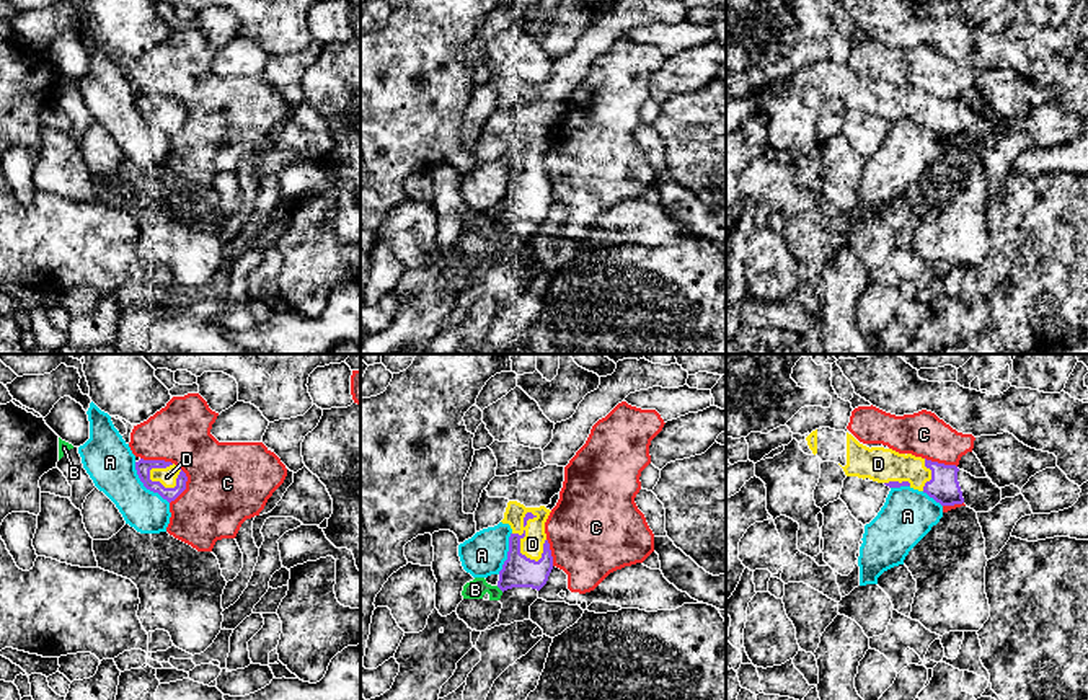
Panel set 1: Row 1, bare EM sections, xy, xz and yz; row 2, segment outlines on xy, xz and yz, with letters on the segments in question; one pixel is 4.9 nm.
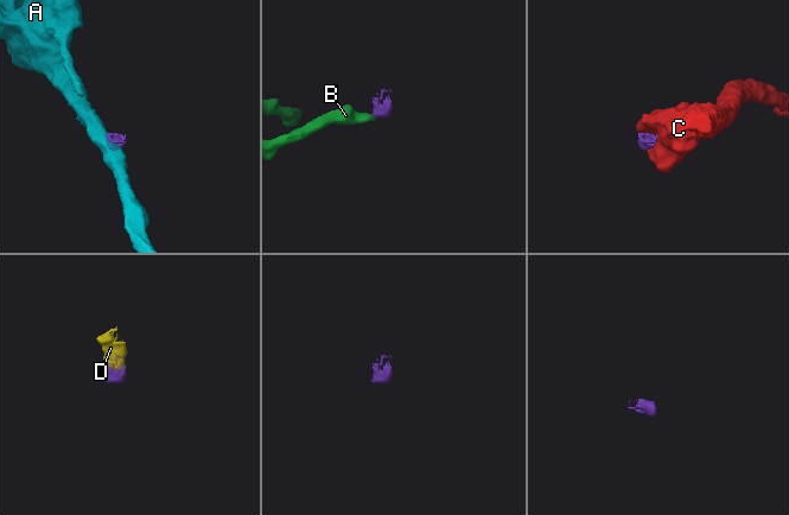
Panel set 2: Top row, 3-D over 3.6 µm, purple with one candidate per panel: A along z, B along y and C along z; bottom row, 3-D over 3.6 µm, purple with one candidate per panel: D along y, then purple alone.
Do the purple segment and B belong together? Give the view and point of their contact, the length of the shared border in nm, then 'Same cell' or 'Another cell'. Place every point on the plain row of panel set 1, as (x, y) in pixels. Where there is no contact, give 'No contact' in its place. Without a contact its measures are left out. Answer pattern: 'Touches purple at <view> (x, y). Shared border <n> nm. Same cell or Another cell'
Touches purple at xz (499, 222). Shared border 50 nm. Another cell

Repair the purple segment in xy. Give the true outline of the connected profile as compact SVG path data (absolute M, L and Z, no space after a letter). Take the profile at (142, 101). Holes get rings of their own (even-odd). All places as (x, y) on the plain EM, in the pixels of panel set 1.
M140 93L135 96L135 104L144 121L168 137L186 124L186 108L171 96Z

